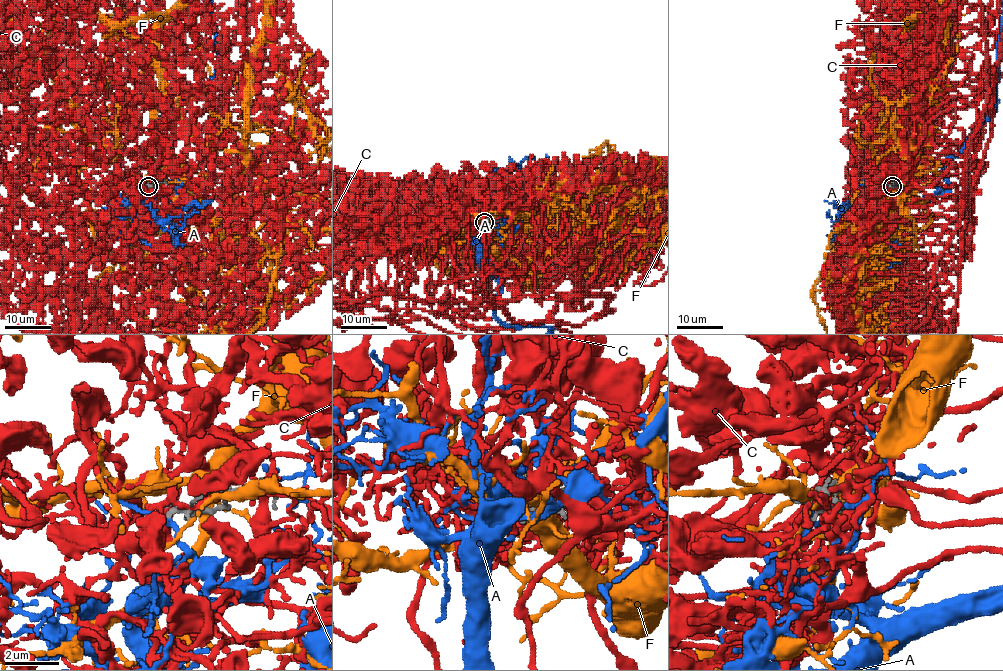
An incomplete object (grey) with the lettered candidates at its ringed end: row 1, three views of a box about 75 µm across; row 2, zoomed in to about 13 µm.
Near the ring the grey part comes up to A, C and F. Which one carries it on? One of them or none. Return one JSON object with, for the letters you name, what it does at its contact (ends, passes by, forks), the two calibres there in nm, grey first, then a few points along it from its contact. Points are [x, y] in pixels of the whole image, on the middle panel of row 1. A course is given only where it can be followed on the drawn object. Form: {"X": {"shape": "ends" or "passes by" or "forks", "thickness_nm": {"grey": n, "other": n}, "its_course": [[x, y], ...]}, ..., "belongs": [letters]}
{"A": {"shape": "passes by", "thickness_nm": {"grey": 110, "other": 140}}, "belongs": ["A"]}

